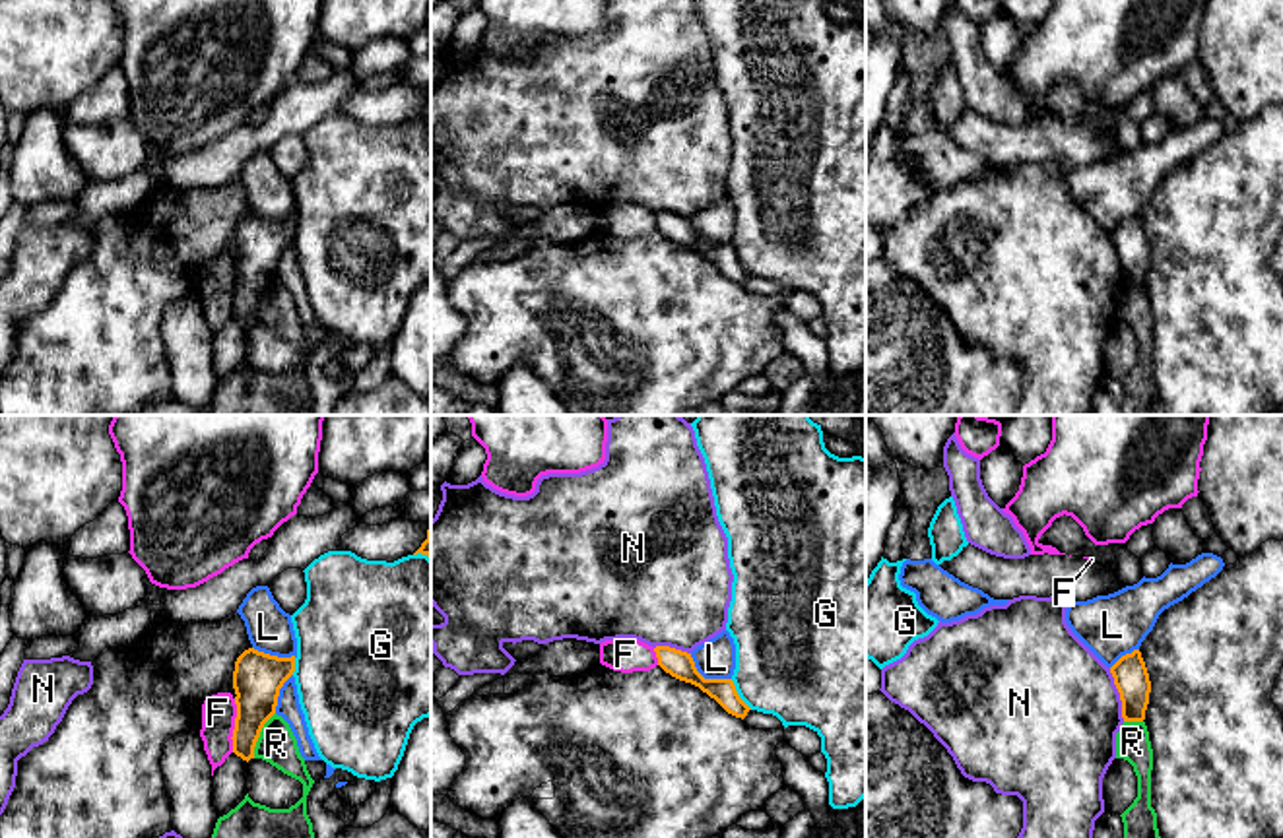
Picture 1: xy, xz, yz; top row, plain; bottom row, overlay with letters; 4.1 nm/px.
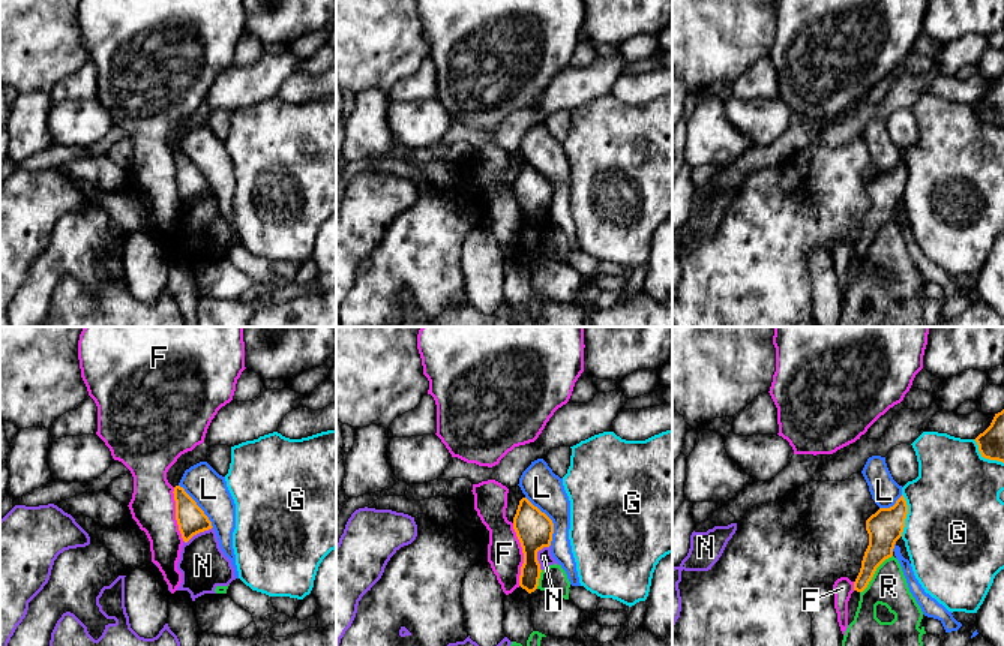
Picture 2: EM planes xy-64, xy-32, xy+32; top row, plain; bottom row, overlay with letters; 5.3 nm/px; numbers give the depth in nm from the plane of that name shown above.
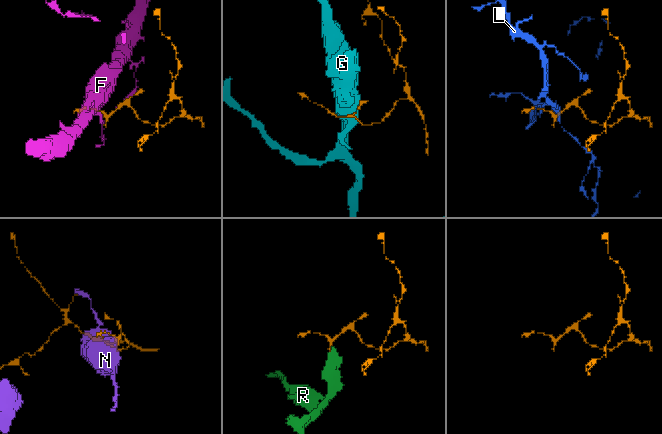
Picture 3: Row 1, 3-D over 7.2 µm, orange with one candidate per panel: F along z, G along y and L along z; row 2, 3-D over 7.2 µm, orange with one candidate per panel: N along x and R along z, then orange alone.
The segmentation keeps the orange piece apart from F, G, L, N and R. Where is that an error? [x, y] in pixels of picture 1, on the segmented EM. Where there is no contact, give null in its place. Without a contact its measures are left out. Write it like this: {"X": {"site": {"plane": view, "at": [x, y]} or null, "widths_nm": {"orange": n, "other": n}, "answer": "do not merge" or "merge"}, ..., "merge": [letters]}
{"F": {"site": {"plane": "xy", "at": [235, 726]}, "widths_nm": {"orange": 200, "other": 140}, "answer": "do not merge"}, "G": {"site": {"plane": "xz", "at": [738, 695]}, "widths_nm": {"orange": 100, "other": 440}, "answer": "do not merge"}, "L": {"site": {"plane": "xz", "at": [707, 679]}, "widths_nm": {"orange": 110, "other": 160}, "answer": "do not merge"}, "N": {"site": {"plane": "yz", "at": [1120, 695]}, "widths_nm": {"orange": 140, "other": 480}, "answer": "do not merge"}, "R": {"site": {"plane": "xy", "at": [259, 736]}, "widths_nm": {"orange": 200, "other": 160}, "answer": "do not merge"}, "merge": []}

